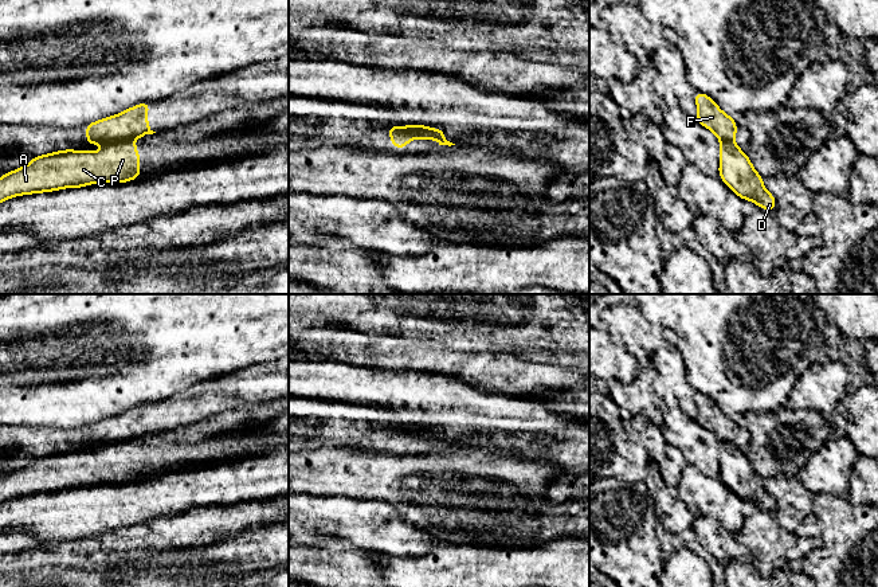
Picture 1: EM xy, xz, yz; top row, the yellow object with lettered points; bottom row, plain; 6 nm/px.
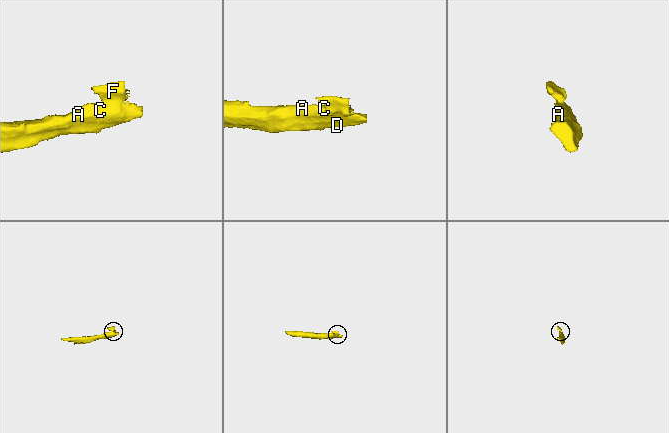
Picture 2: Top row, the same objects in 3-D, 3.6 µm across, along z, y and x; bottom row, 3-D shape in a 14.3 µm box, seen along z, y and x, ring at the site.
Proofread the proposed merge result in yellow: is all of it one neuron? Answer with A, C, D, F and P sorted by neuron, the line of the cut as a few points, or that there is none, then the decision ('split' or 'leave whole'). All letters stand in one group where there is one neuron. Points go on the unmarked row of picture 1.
A C D P / F | xy (129, 439), (106, 443) | split

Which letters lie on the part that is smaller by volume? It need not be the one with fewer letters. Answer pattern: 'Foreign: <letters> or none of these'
Foreign: F

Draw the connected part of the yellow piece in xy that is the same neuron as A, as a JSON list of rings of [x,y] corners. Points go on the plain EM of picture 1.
[[[106,443],[98,454],[58,451],[35,457],[30,465],[0,478],[0,504],[13,497],[81,489],[89,485],[129,484],[141,478],[136,443]]]

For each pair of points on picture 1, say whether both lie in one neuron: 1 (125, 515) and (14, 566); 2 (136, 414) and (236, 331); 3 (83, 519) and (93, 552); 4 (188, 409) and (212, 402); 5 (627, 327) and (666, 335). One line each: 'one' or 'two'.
1: two
2: two
3: two
4: one
5: one

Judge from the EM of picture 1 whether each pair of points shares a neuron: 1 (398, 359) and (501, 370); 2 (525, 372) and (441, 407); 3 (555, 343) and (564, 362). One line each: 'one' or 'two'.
1: one
2: two
3: two

